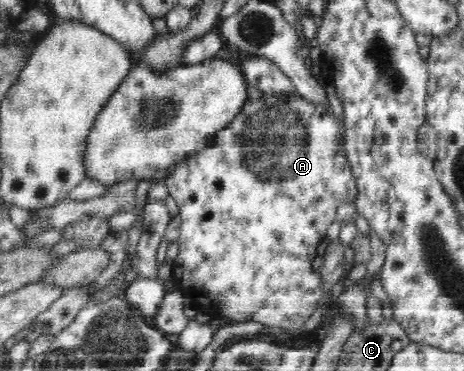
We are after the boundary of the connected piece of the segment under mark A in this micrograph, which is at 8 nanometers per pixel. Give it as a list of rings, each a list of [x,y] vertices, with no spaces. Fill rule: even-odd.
[[[264,93],[262,99],[250,100],[250,112],[246,112],[246,120],[242,120],[242,124],[238,120],[234,120],[234,128],[226,128],[226,132],[222,132],[222,136],[218,136],[218,144],[214,144],[214,148],[210,148],[210,152],[202,152],[202,156],[196,156],[194,160],[186,160],[186,164],[182,164],[182,168],[178,168],[178,172],[174,172],[174,180],[170,180],[167,189],[169,194],[176,201],[179,207],[179,218],[182,221],[180,224],[180,236],[178,238],[179,253],[172,265],[172,277],[175,281],[176,288],[185,296],[189,305],[194,306],[200,314],[201,318],[209,319],[209,314],[226,314],[228,318],[232,318],[232,322],[248,322],[254,320],[254,322],[260,322],[266,327],[276,328],[278,331],[291,331],[304,329],[304,322],[314,314],[316,308],[318,308],[318,302],[322,299],[322,289],[320,289],[320,273],[312,269],[312,261],[318,255],[316,248],[320,246],[320,243],[326,238],[327,230],[329,226],[334,222],[337,213],[337,208],[340,204],[353,203],[357,199],[357,184],[354,178],[354,173],[351,171],[349,162],[347,161],[345,151],[342,151],[343,147],[343,135],[342,126],[340,120],[336,117],[336,114],[332,109],[324,107],[322,103],[312,103],[305,100],[302,96],[296,94],[291,101],[284,101],[280,97],[273,97],[271,94]]]

